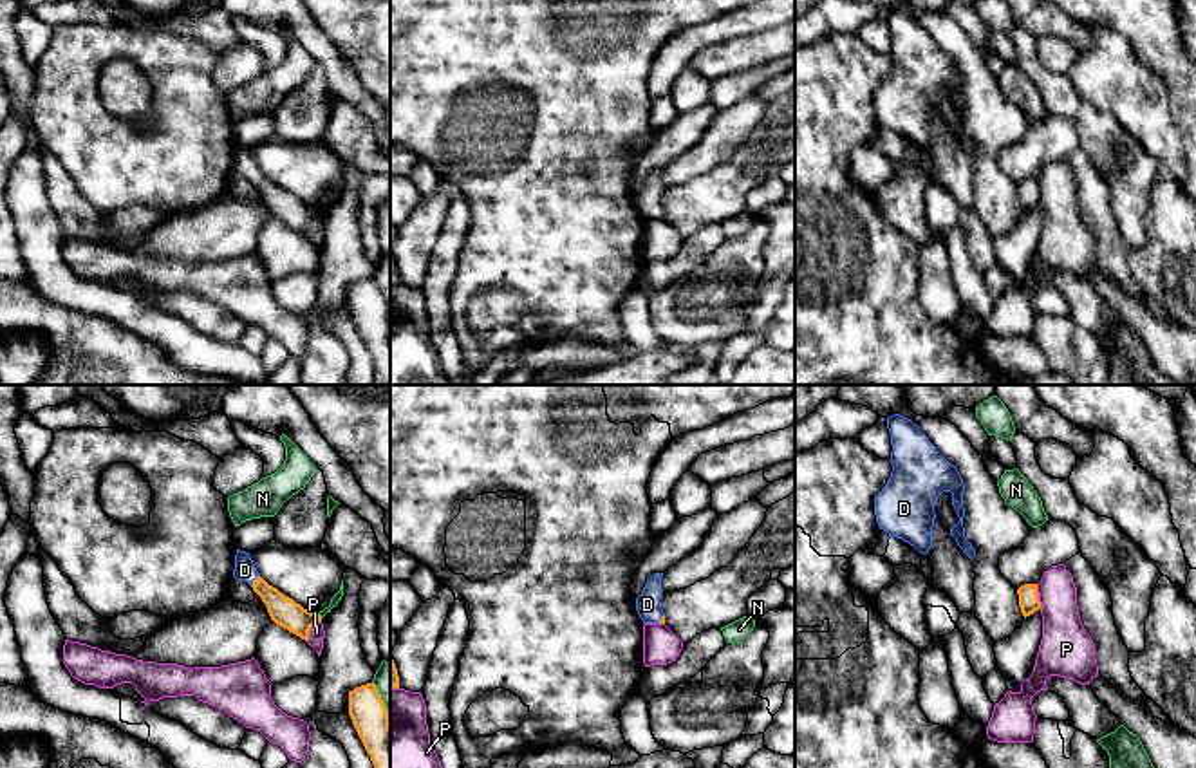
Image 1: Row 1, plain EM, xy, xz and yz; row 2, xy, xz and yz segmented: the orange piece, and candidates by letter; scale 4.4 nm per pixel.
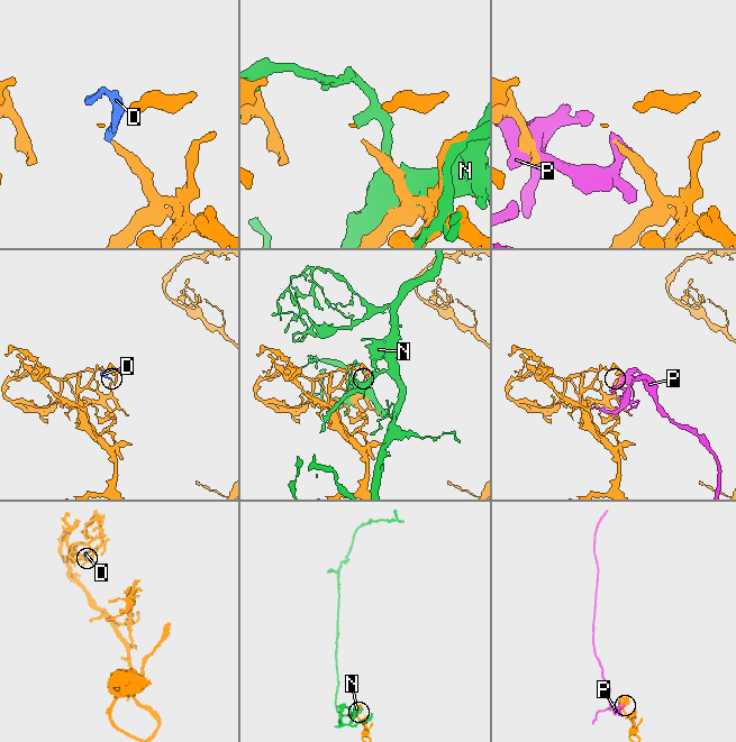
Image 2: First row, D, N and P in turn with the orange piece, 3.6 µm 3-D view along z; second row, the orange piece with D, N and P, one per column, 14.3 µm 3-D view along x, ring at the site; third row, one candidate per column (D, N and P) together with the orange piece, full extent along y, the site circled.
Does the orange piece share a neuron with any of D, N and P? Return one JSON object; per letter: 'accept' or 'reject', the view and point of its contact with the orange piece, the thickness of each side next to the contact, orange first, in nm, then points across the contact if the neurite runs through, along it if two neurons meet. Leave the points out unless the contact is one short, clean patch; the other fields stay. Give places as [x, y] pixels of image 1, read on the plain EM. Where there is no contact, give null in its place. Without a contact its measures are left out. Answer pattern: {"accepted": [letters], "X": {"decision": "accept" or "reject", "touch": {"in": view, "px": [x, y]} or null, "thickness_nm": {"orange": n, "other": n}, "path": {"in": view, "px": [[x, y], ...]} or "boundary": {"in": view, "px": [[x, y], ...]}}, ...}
{"accepted": ["D"], "D": {"decision": "accept", "touch": {"in": "xy", "px": [253, 176]}, "thickness_nm": {"orange": 140, "other": 100}, "path": {"in": "xy", "px": [[284, 206], [253, 176], [244, 165]]}}, "N": {"decision": "reject", "touch": {"in": "xy", "px": [383, 300]}, "thickness_nm": {"orange": 190, "other": 140}}, "P": {"decision": "reject", "touch": {"in": "yz", "px": [1037, 192]}, "thickness_nm": {"orange": 100, "other": 220}}}

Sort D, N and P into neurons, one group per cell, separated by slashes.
D / N / P

